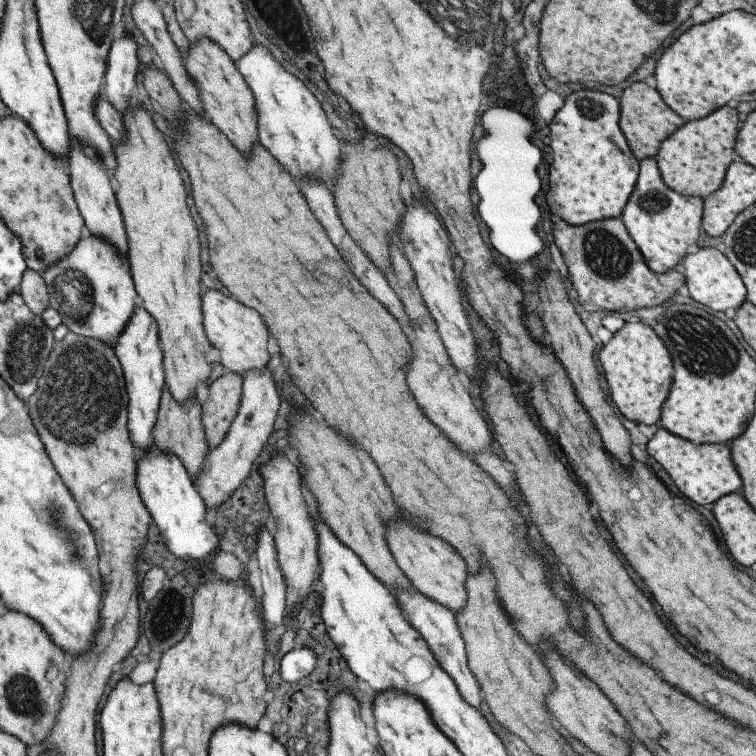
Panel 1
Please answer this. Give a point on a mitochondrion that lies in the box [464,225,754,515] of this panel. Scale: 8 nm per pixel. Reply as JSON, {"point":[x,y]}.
{"point":[703,348]}

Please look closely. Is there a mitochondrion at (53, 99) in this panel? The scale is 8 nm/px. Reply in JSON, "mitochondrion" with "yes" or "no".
{"mitochondrion":"no"}

